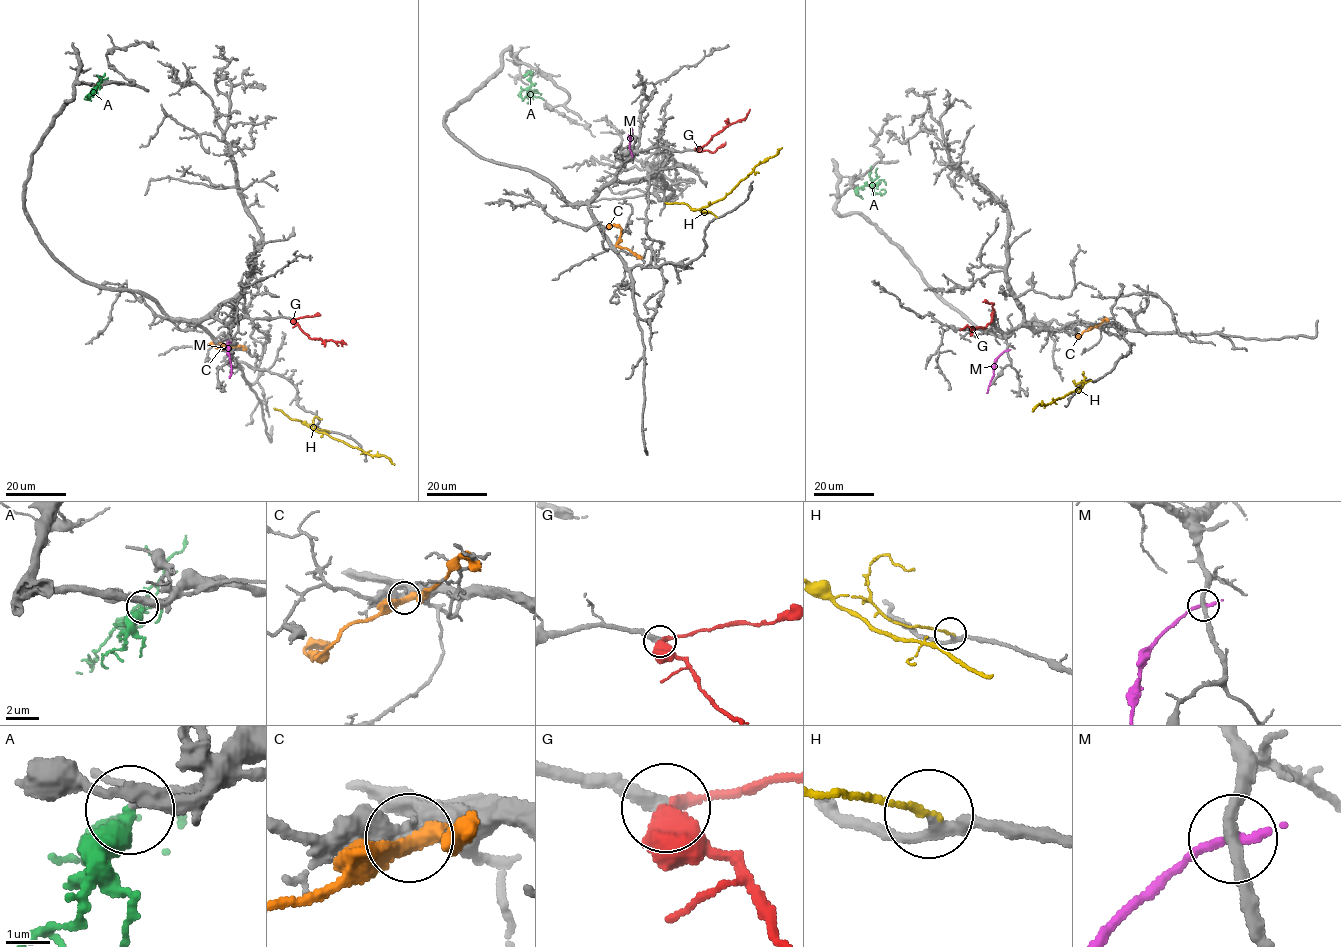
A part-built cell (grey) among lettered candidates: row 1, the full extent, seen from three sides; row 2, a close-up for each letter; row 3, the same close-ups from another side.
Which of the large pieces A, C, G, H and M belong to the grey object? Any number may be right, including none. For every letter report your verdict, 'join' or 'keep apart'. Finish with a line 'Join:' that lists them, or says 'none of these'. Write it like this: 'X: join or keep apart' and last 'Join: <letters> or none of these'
A: join
C: keep apart
G: join
H: join
M: keep apart
Join: A, G, H

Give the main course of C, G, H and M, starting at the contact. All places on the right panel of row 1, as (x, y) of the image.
C: (1094, 326), (1078, 338), (1075, 336), (1081, 335)
G: (993, 312), (992, 322), (984, 327), (969, 326), (960, 330)
H: (1091, 380), (1086, 384), (1083, 381), (1083, 386), (1048, 404), (1038, 404), (1032, 411)
M: (1007, 350), (995, 362), (986, 393)

